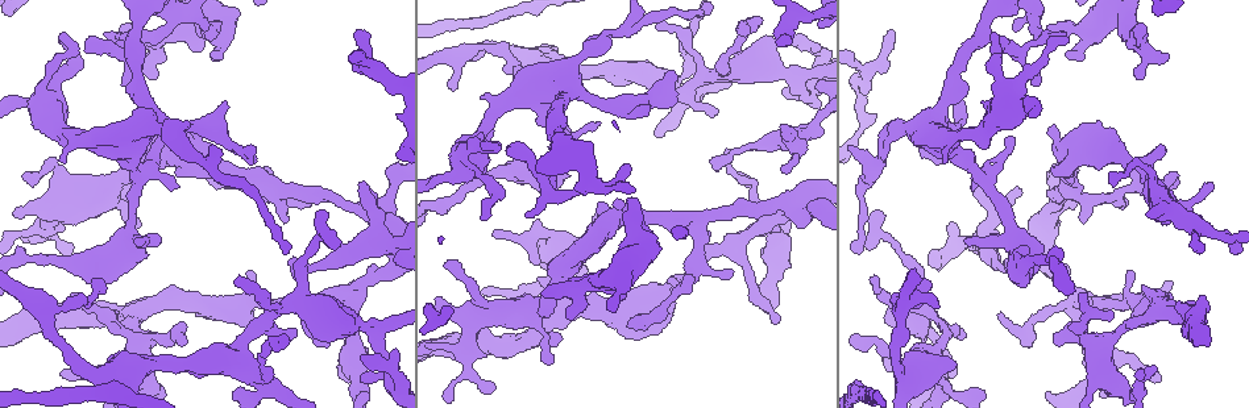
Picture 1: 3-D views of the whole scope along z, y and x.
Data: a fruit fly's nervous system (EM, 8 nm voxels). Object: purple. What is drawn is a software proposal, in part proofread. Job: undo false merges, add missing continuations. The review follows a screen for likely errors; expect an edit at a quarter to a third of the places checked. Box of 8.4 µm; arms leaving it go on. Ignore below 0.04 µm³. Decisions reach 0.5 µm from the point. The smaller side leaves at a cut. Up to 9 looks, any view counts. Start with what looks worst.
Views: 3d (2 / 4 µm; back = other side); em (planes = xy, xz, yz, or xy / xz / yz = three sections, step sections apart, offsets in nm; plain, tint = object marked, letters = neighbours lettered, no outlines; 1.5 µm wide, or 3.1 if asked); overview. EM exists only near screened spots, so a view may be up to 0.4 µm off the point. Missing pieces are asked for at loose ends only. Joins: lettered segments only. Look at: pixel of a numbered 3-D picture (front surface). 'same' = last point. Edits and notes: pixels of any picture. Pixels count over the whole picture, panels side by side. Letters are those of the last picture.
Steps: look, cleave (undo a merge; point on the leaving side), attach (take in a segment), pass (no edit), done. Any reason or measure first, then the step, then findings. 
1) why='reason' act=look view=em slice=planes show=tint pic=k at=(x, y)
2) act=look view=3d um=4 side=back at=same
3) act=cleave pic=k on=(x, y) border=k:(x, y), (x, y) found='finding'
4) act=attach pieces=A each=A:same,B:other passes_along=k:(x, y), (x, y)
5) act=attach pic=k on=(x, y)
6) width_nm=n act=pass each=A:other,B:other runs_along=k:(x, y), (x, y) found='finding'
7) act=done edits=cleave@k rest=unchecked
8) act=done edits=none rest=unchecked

why='calibre changes' act=look view=em slice=xz step=8 show=plain pic=1 at=(810, 97)

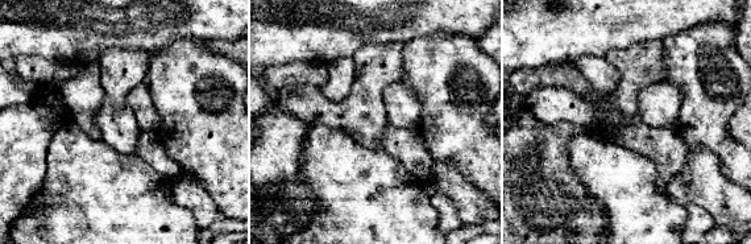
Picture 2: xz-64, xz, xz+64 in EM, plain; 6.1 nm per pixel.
act=look view=em slice=xz step=8 show=tint at=same

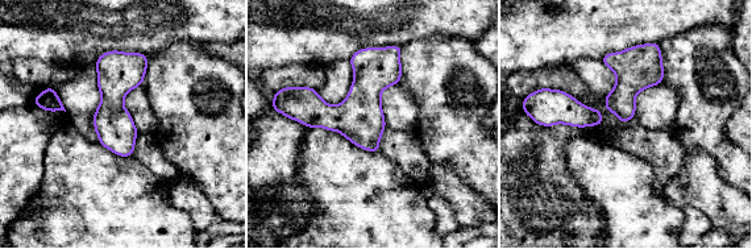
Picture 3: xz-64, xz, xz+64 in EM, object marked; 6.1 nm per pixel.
why='what lies round it' act=look view=em slice=xz step=8 show=letters at=same

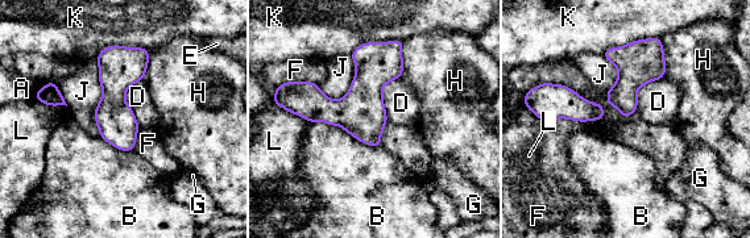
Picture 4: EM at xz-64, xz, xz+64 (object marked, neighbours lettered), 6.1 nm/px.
act=pass each=A:other,B:other,D:other,E:other,F:other,G:other,H:other,J:other,K:other,L:other border=4:(143, 78), (125, 92), (140, 125) found='continuous, no second cell'

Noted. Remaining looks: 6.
why='thin end' act=look view=3d um=4 pic=1 at=(1210, 184)

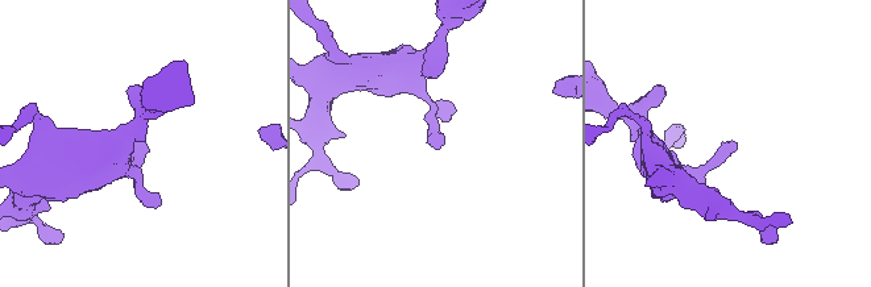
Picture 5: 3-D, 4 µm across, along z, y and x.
why='now the EM' act=look view=em slice=planes show=letters pic=5 at=(438, 146)

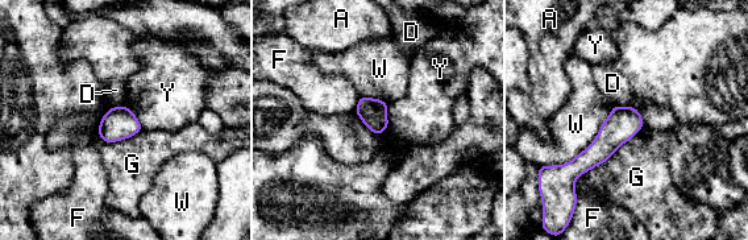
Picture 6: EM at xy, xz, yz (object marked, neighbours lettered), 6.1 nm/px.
width_nm=160 act=pass each=A:other,D:other,F:other,G:other,W:other,Y:other border=6:(643, 127), (573, 182) found='no lettered segment goes on from it'

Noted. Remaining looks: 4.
why='free end' act=look view=3d um=4 pic=1 at=(1155, 378)

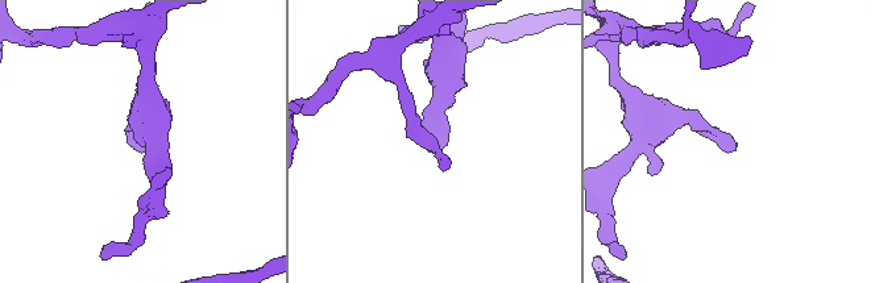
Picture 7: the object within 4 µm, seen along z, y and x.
act=look view=em slice=planes show=plain pic=7 at=(730, 147)

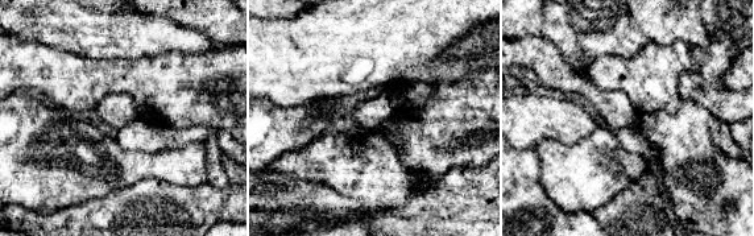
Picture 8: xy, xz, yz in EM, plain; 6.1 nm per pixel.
why='see the neighbours' act=look view=em slice=planes show=letters at=same

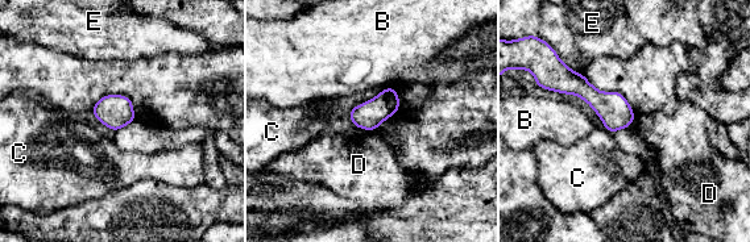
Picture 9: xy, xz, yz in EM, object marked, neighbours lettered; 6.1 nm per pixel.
width_nm=170 longest_contact=E:200nm act=pass each=B:other,C:other,D:other,E:other found='no lettered segment goes on from it'

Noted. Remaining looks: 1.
why='a narrow waist' act=look view=em slice=planes show=letters pic=1 at=(1123, 186)

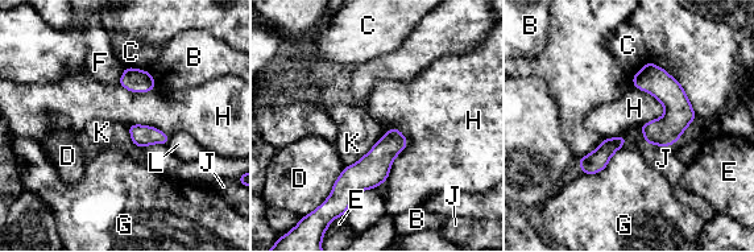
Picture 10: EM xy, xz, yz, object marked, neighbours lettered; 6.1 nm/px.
act=pass each=B:other,C:other,D:other,E:other,F:other,G:other,H:other,J:other,K:other,L:other found='continuous, no second cell'

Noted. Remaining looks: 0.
act=done edits=none rest=unchecked

